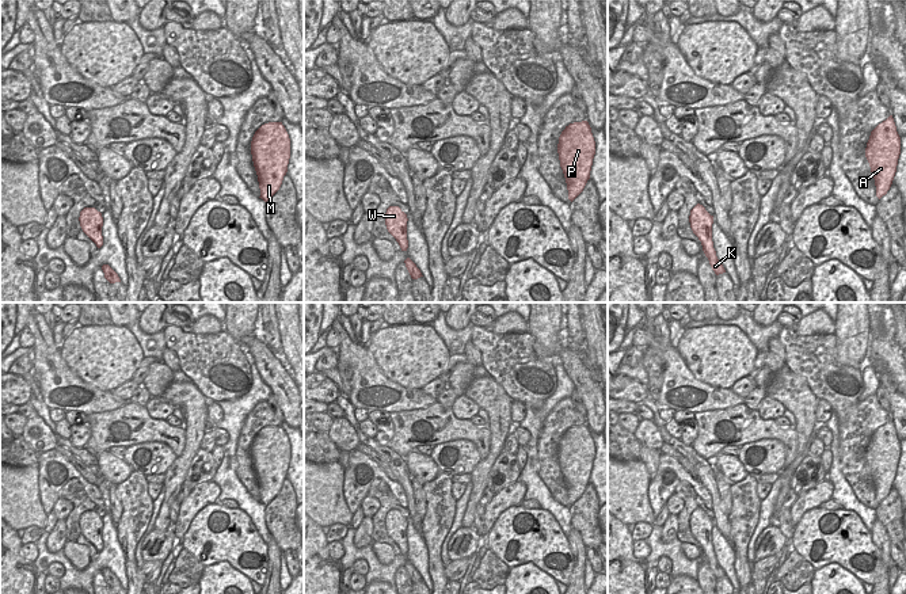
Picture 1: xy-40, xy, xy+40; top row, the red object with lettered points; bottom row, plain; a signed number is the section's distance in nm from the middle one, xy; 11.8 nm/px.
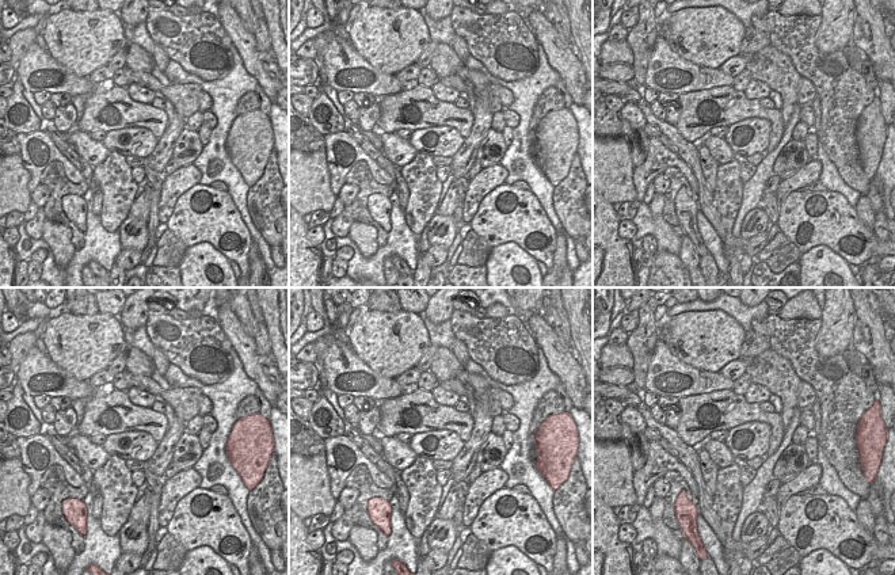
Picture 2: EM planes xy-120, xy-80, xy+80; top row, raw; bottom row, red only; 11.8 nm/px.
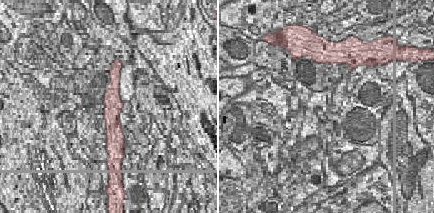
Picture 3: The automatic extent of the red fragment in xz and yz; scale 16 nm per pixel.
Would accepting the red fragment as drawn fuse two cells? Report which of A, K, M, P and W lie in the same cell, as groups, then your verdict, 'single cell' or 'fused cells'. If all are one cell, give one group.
groups A M P W / K; fused cells

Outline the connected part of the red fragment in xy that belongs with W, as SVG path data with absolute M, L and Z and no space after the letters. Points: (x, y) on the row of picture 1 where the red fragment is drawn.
M389 206L385 213L385 225L388 232L406 235L407 214L399 206Z

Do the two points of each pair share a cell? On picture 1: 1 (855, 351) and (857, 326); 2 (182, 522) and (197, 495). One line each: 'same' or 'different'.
1: same
2: same

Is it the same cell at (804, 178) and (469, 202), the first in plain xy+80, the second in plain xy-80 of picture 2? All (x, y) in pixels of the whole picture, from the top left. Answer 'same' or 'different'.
same

